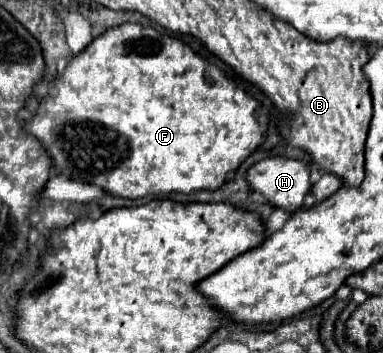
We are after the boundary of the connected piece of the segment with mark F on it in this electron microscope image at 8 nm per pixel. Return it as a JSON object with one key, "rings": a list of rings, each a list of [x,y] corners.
{"rings":[[[120,24],[120,26],[114,26],[106,32],[102,32],[100,36],[96,36],[88,48],[84,48],[80,54],[72,56],[70,66],[66,66],[66,70],[62,70],[62,74],[58,74],[58,78],[54,80],[54,88],[56,88],[56,96],[46,94],[46,98],[42,98],[38,102],[34,116],[24,122],[24,130],[42,142],[44,150],[52,158],[52,168],[56,174],[64,174],[78,182],[94,184],[94,186],[102,188],[106,194],[120,196],[120,198],[142,198],[146,194],[158,194],[158,192],[190,194],[190,192],[204,190],[204,188],[216,190],[224,184],[226,174],[230,170],[236,170],[238,164],[264,142],[264,134],[266,134],[266,126],[268,126],[268,114],[262,112],[262,106],[258,104],[258,100],[248,96],[238,82],[230,80],[218,66],[206,62],[190,46],[182,44],[168,32],[162,34],[154,28],[144,28],[142,24]]]}

